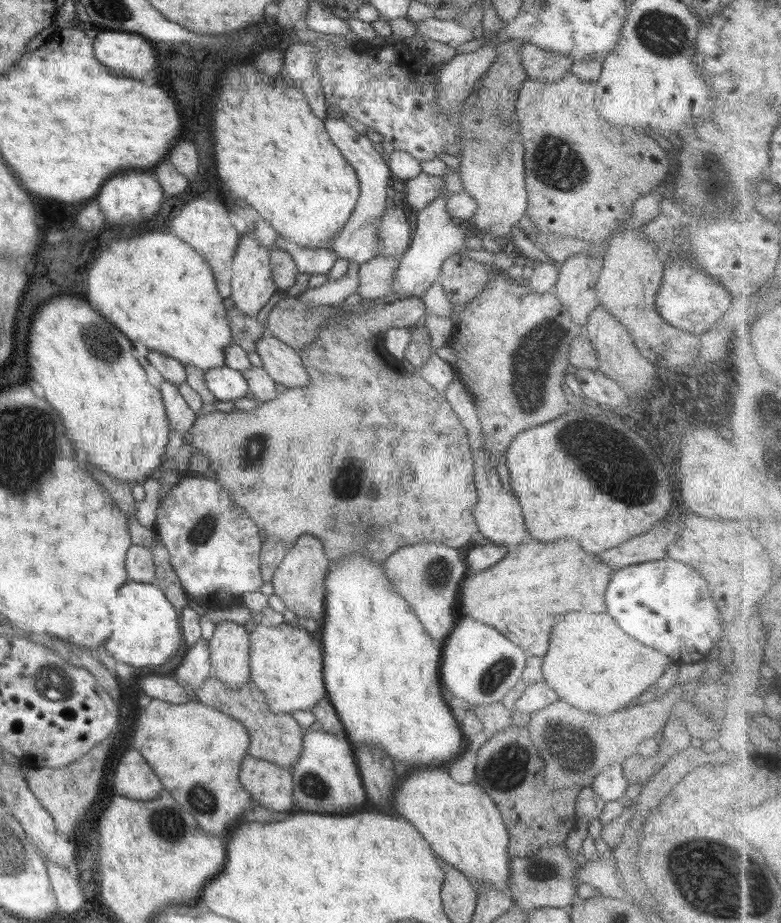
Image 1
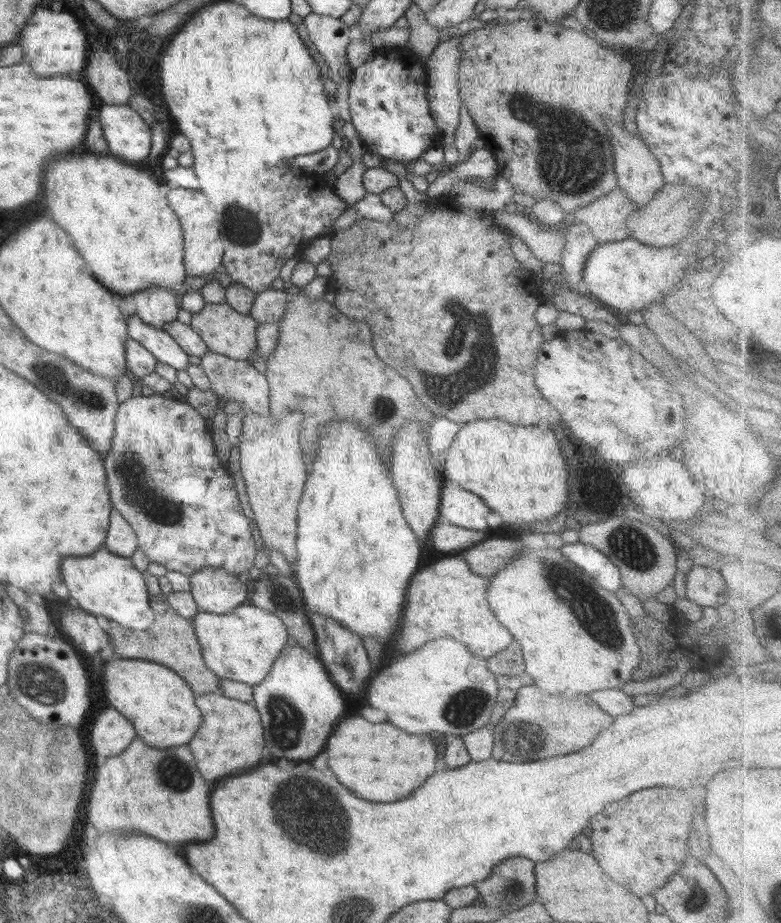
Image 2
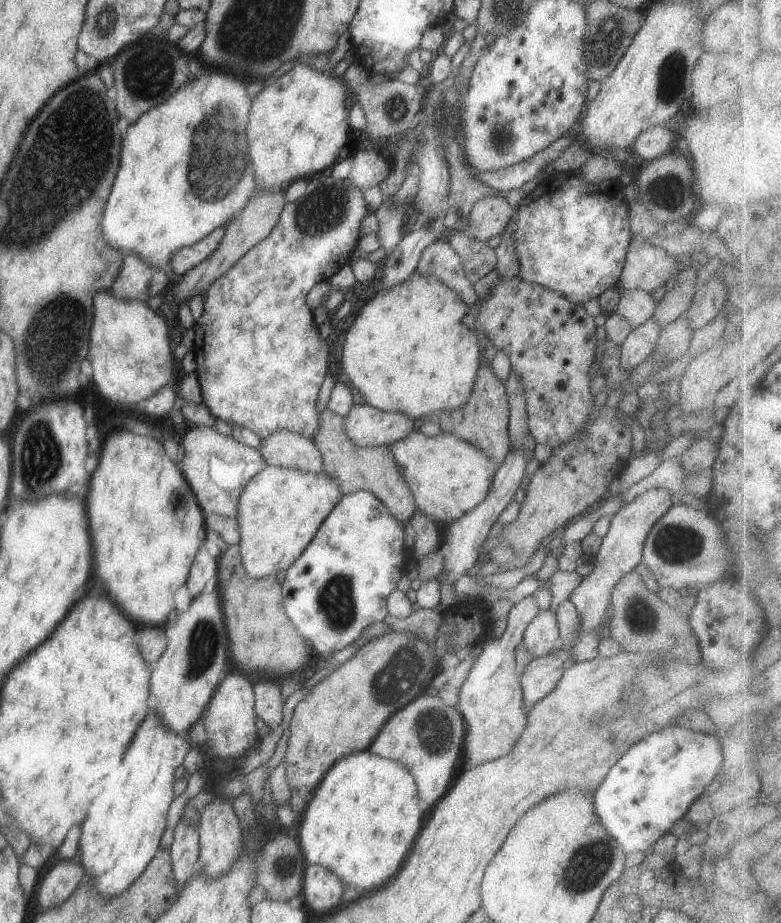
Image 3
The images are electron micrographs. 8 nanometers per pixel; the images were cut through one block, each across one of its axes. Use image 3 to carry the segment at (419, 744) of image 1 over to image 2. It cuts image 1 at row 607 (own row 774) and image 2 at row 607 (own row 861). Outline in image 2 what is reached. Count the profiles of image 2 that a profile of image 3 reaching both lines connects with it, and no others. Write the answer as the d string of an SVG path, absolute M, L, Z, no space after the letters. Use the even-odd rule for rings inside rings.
M340 422L340 424L332 424L328 434L330 436L324 436L320 440L316 462L314 462L314 470L310 468L310 472L308 472L302 498L300 504L298 504L296 541L298 559L292 565L293 571L291 576L297 582L300 591L302 591L308 611L315 612L316 615L321 615L324 619L334 620L334 622L350 630L350 632L356 632L361 638L366 636L366 638L378 640L381 644L388 644L390 640L394 640L398 628L401 628L400 618L402 618L402 610L404 610L404 604L406 604L406 588L410 584L410 578L418 572L418 566L420 566L420 556L422 556L420 542L418 542L416 534L414 534L414 531L406 522L404 512L400 508L398 492L386 466L384 468L380 466L382 460L374 452L374 446L368 442L364 432L356 424L352 424L352 422Z

